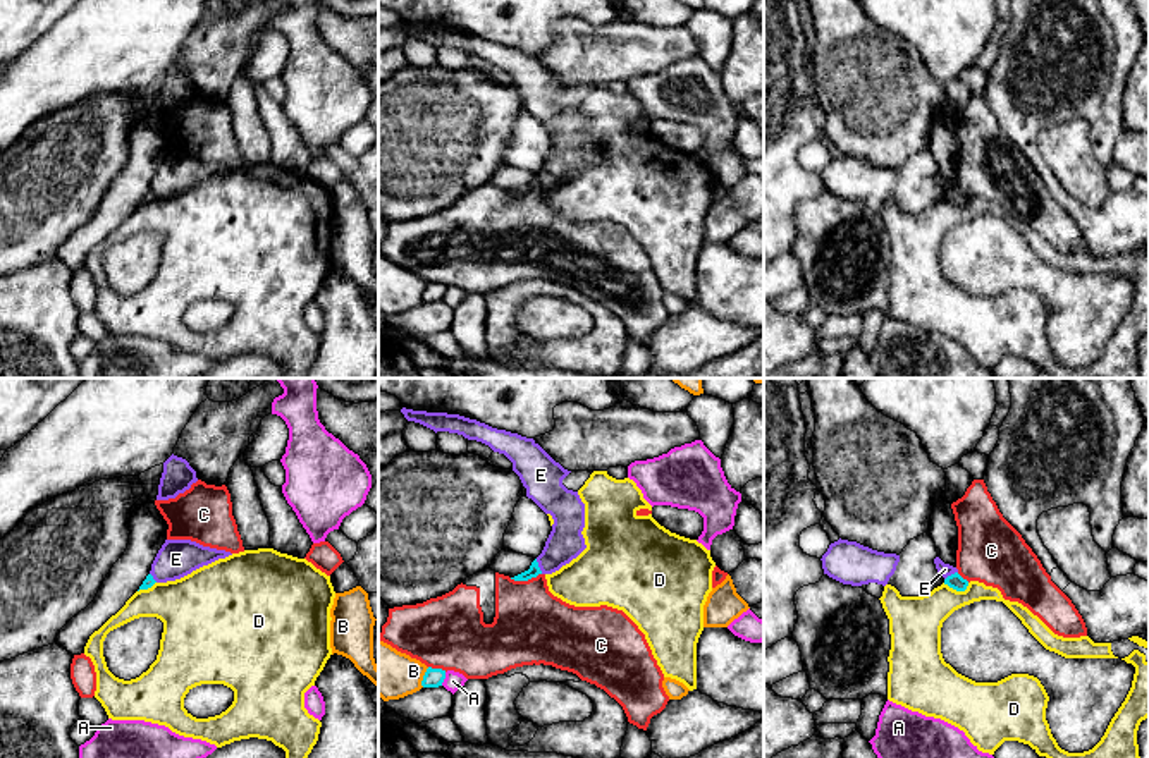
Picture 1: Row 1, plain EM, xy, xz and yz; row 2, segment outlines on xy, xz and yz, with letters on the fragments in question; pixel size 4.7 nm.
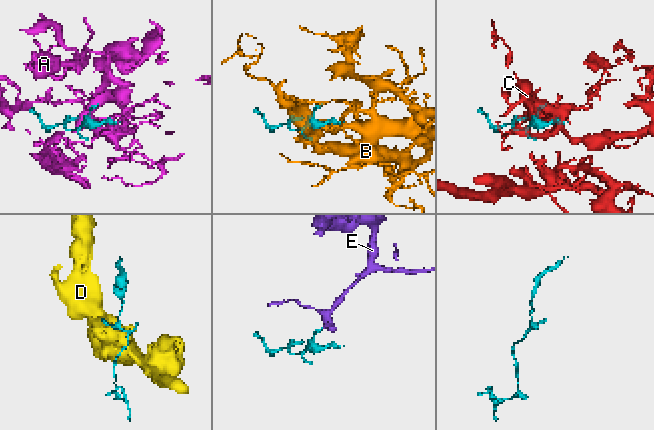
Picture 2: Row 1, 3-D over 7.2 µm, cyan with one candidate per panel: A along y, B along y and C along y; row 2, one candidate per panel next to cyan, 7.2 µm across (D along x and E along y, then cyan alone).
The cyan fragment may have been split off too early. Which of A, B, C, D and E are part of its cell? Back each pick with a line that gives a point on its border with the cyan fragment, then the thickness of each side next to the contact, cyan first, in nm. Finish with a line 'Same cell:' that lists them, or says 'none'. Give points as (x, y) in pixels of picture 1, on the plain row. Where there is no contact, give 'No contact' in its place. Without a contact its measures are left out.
Same cell: none

